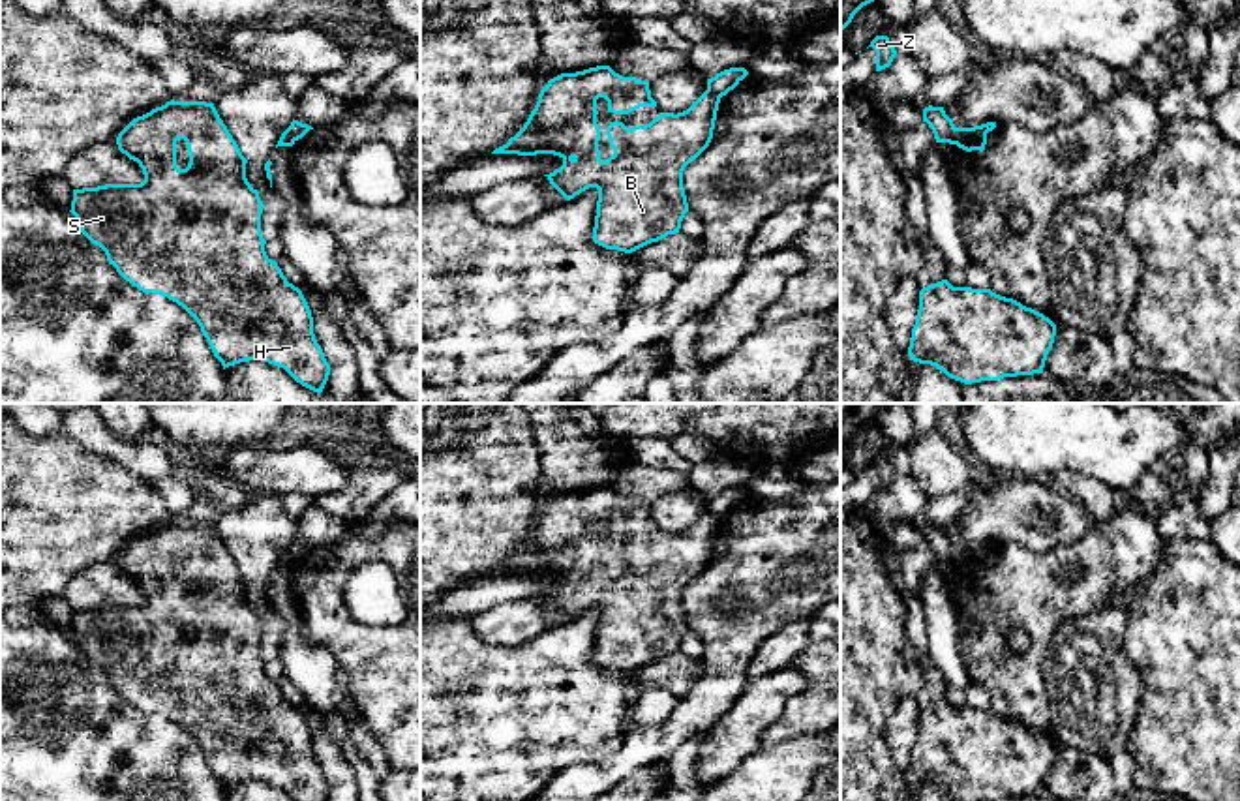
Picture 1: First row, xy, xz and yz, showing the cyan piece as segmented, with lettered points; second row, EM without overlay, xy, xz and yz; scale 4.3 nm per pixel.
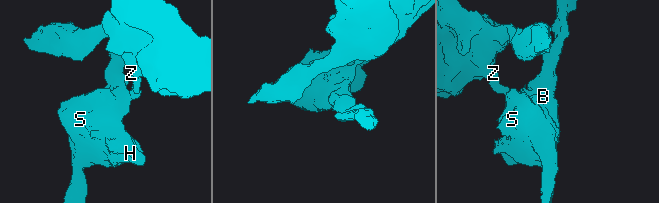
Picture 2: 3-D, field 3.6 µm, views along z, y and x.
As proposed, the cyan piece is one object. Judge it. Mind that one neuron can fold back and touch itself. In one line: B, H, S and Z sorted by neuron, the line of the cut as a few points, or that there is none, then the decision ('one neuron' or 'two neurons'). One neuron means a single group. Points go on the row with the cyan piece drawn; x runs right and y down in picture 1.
B H S / Z | yz (955, 128), (950, 143) | two neurons

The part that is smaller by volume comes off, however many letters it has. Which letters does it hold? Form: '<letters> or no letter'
B, H, S

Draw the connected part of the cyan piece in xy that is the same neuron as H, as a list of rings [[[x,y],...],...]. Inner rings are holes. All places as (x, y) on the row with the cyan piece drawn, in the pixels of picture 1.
[[[171,99],[133,118],[118,133],[116,144],[139,163],[144,180],[73,189],[69,212],[81,233],[105,251],[109,264],[133,287],[182,306],[201,326],[223,370],[261,360],[283,368],[296,383],[321,394],[330,364],[315,340],[310,306],[265,251],[265,204],[248,182],[248,159],[214,103]],[[178,139],[188,146],[186,169],[176,167]]]

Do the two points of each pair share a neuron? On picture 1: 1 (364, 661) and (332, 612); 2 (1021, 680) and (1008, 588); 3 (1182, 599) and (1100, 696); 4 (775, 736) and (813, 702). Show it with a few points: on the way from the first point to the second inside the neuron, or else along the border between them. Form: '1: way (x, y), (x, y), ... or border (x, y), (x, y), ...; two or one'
1: way (357, 649), (332, 623); one
2: way (1032, 657), (1036, 653), (1036, 616), (1030, 610); one
3: border (1130, 614), (1124, 653), (1141, 680), (1139, 702); two
4: way (785, 728), (803, 711); one

